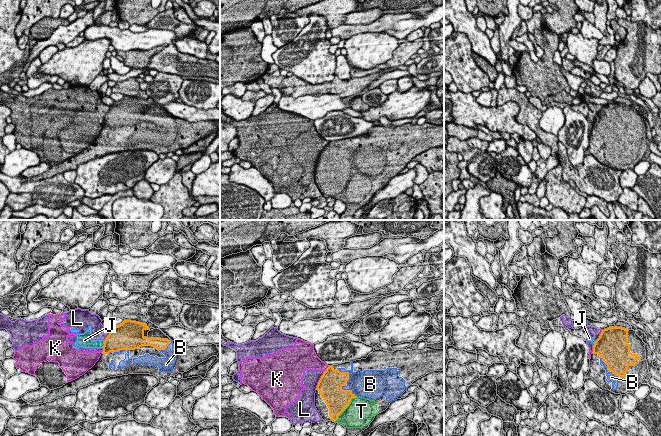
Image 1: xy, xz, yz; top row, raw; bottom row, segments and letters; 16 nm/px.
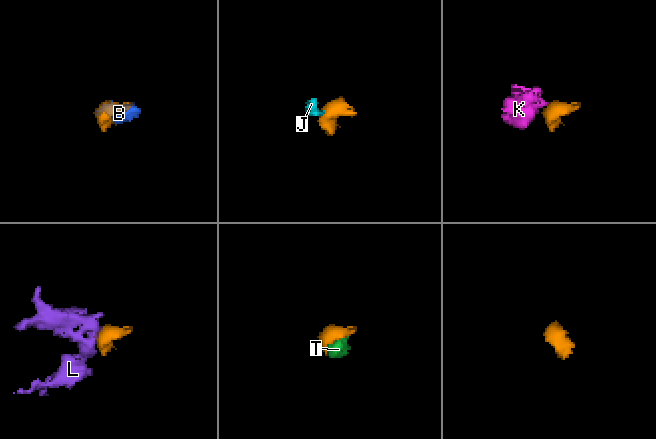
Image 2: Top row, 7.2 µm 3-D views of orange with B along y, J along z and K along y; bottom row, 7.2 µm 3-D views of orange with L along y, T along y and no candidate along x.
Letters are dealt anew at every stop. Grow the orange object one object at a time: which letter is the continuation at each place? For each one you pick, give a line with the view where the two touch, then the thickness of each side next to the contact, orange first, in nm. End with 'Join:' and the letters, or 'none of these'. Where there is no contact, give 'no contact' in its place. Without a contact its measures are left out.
B: xz | 380/380 nm
T: xz | 380/440 nm
Join: B, T

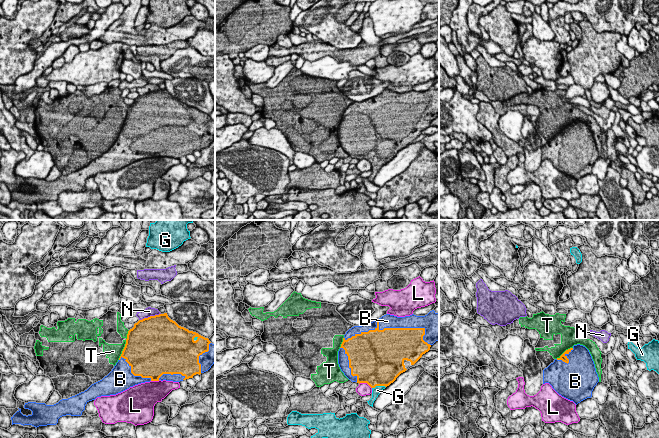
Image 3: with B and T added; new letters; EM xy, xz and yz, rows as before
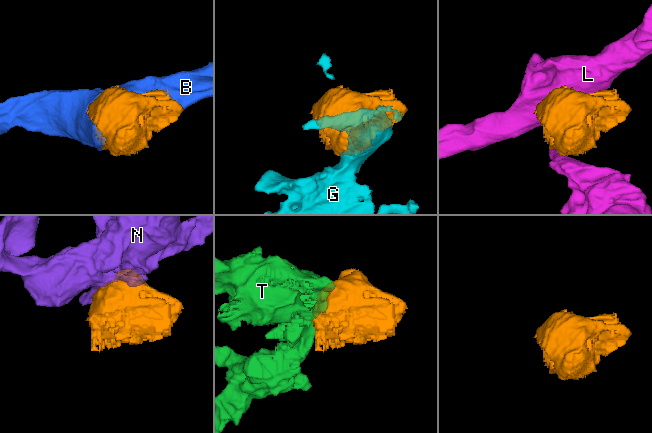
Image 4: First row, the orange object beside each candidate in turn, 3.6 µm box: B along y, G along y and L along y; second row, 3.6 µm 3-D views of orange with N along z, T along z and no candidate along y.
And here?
B: xz | 500/220 nm
G: xz | 500/140 nm
Join: B, G

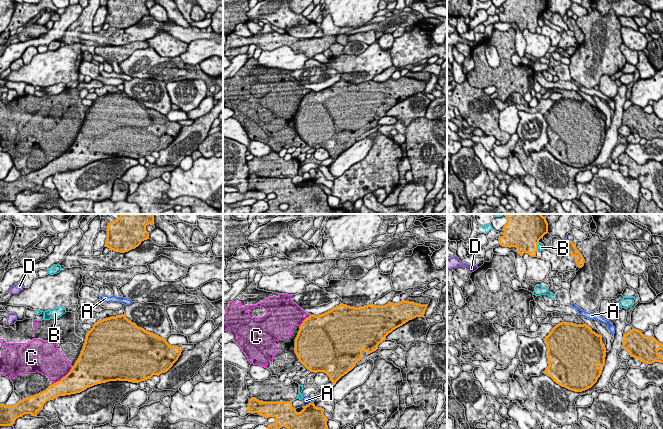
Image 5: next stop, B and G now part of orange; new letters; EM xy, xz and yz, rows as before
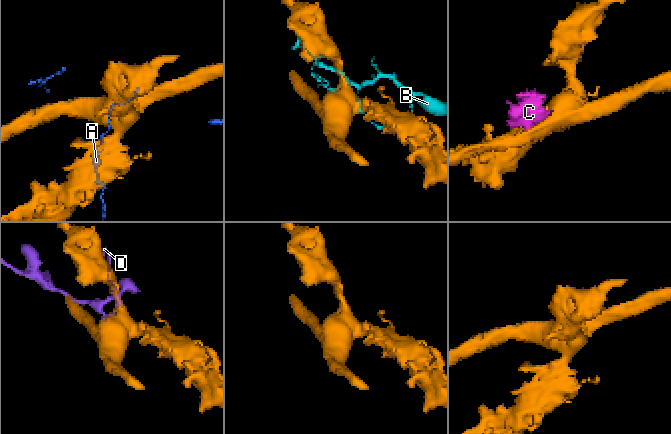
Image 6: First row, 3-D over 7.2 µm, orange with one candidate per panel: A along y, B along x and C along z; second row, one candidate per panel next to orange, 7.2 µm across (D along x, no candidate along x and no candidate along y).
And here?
Join: none of these

